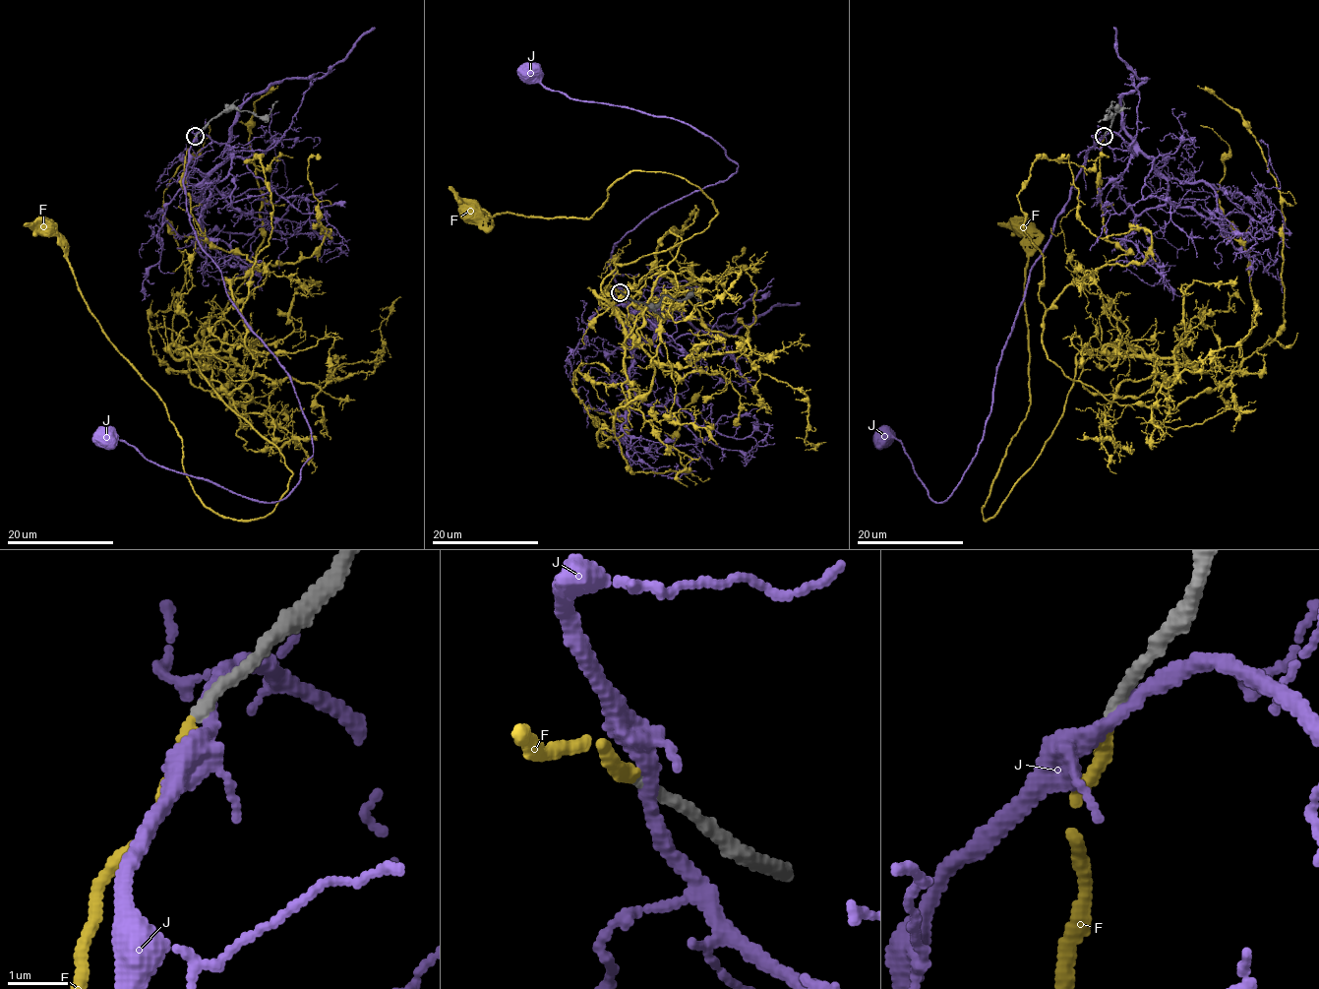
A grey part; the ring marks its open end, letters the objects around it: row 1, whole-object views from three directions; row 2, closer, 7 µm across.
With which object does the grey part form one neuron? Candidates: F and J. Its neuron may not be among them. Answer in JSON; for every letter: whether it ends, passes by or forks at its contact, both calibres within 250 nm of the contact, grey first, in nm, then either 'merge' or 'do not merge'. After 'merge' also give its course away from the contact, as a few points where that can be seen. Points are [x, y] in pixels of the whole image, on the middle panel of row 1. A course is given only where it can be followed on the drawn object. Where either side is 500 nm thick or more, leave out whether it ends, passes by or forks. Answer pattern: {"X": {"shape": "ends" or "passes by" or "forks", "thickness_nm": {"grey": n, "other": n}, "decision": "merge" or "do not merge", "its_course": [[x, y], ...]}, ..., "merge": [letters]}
{"F": {"shape": "ends", "thickness_nm": {"grey": 190, "other": 220}, "decision": "merge", "its_course": [[620, 292], [672, 313], [671, 231], [603, 280], [700, 233], [691, 183], [470, 211]]}, "J": {"shape": "passes by", "thickness_nm": {"grey": 220, "other": 240}, "decision": "do not merge"}, "merge": ["F"]}

